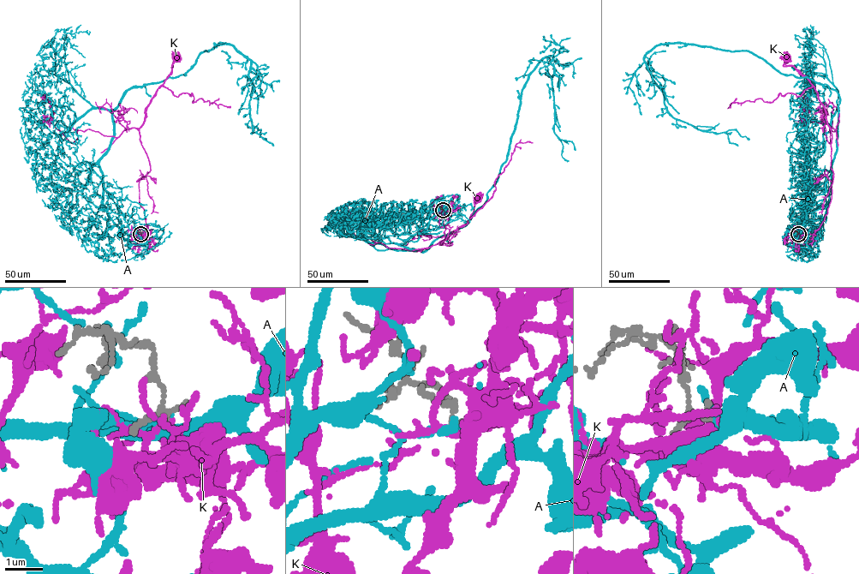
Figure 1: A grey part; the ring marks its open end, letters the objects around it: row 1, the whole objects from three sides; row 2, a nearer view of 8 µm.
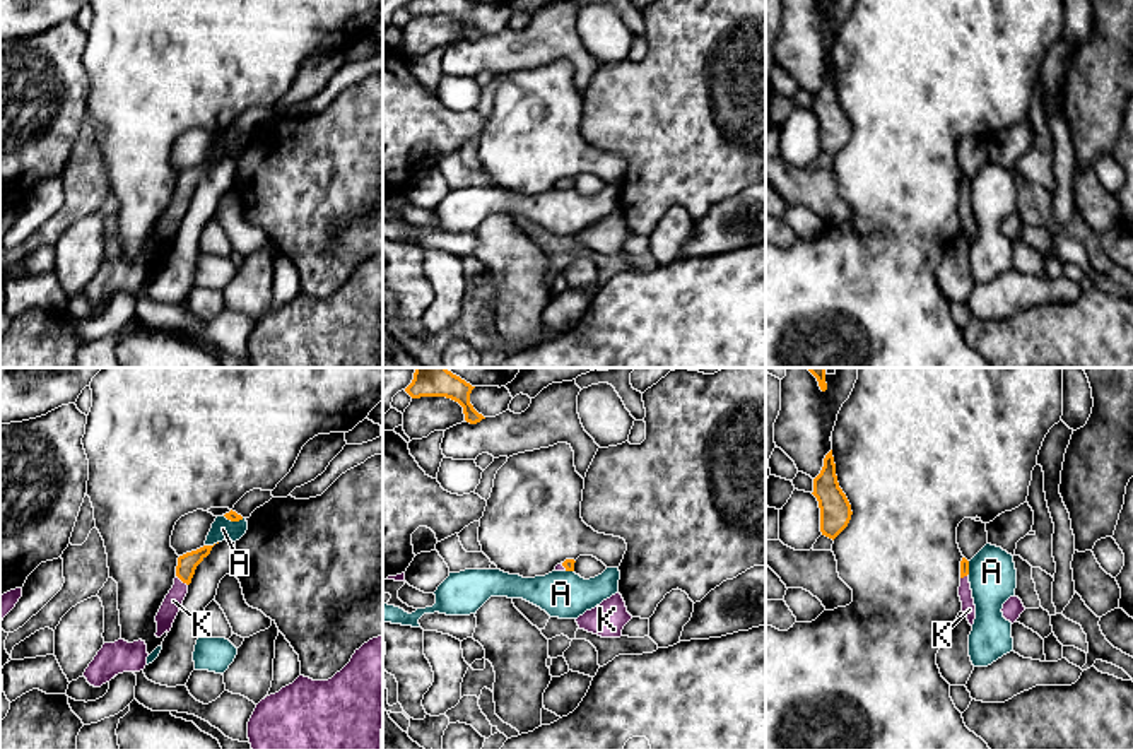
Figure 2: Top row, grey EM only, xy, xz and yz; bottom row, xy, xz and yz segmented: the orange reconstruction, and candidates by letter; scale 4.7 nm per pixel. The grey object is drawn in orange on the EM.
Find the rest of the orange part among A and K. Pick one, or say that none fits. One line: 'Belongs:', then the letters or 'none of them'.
Belongs: K

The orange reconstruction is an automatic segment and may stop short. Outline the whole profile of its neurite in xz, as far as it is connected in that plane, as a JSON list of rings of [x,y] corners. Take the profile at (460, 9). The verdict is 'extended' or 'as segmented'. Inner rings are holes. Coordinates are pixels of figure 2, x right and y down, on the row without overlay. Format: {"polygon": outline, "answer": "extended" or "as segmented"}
{"polygon": [[[410,0],[405,9],[412,15],[420,14],[446,14],[458,19],[463,24],[465,38],[470,41],[477,41],[485,36],[478,31],[470,21],[470,10],[475,3],[470,0]]], "answer": "as segmented"}

